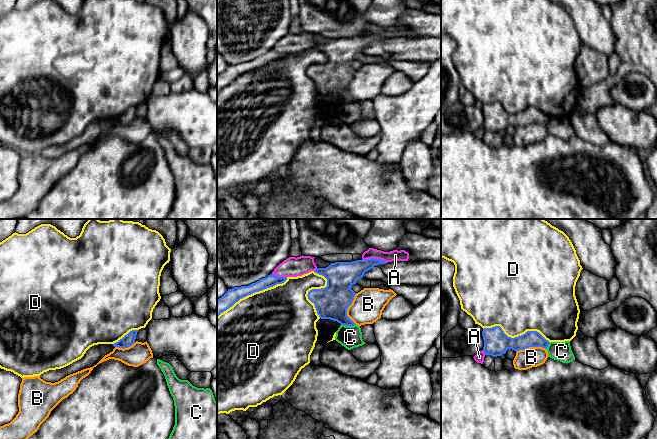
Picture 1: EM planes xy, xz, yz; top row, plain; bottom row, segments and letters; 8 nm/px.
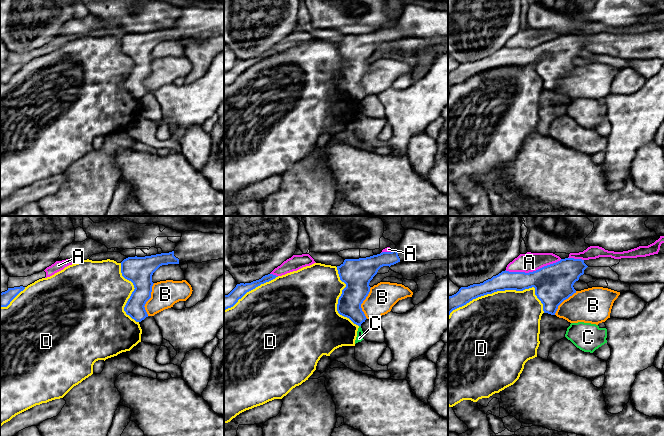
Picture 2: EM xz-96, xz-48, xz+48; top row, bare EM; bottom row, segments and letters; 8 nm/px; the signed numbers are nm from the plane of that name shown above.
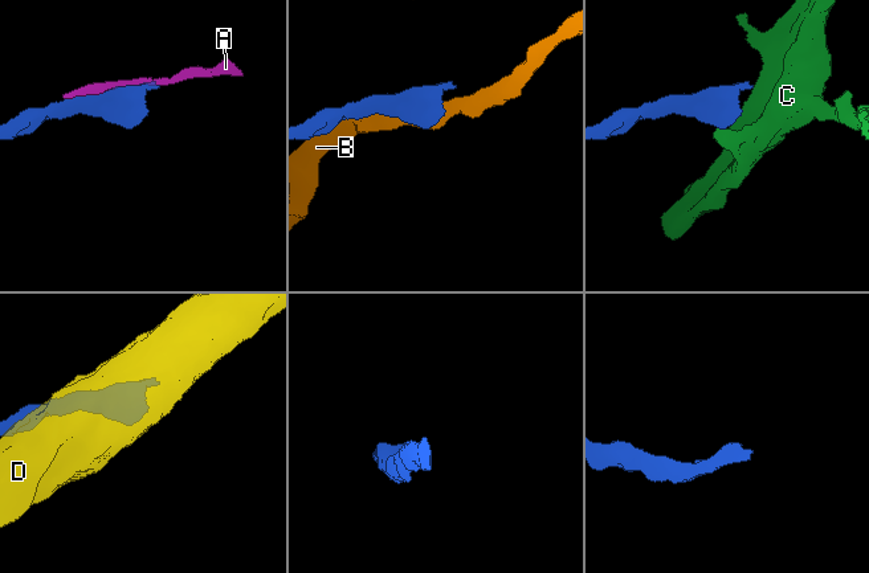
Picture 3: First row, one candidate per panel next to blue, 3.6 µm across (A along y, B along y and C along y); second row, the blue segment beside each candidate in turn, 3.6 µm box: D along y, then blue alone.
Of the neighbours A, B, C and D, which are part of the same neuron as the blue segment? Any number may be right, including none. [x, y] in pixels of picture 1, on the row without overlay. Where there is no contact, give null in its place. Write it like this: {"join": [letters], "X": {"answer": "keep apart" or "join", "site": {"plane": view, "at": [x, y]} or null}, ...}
{"join": [], "A": {"answer": "keep apart", "site": {"plane": "xz", "at": [374, 34]}}, "B": {"answer": "keep apart", "site": {"plane": "xz", "at": [347, 84]}}, "C": {"answer": "keep apart", "site": {"plane": "xz", "at": [348, 101]}}, "D": {"answer": "keep apart", "site": {"plane": "xz", "at": [252, 69]}}}

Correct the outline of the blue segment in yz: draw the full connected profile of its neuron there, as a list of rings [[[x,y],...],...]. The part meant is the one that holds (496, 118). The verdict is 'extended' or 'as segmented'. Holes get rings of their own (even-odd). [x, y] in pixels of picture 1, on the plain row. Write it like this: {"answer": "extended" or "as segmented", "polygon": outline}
{"answer": "as segmented", "polygon": [[[500,102],[484,104],[482,112],[485,131],[491,131],[493,133],[505,130],[508,125],[516,128],[529,123],[542,123],[547,125],[550,119],[537,107],[527,107],[525,110],[515,114],[508,113]]]}

